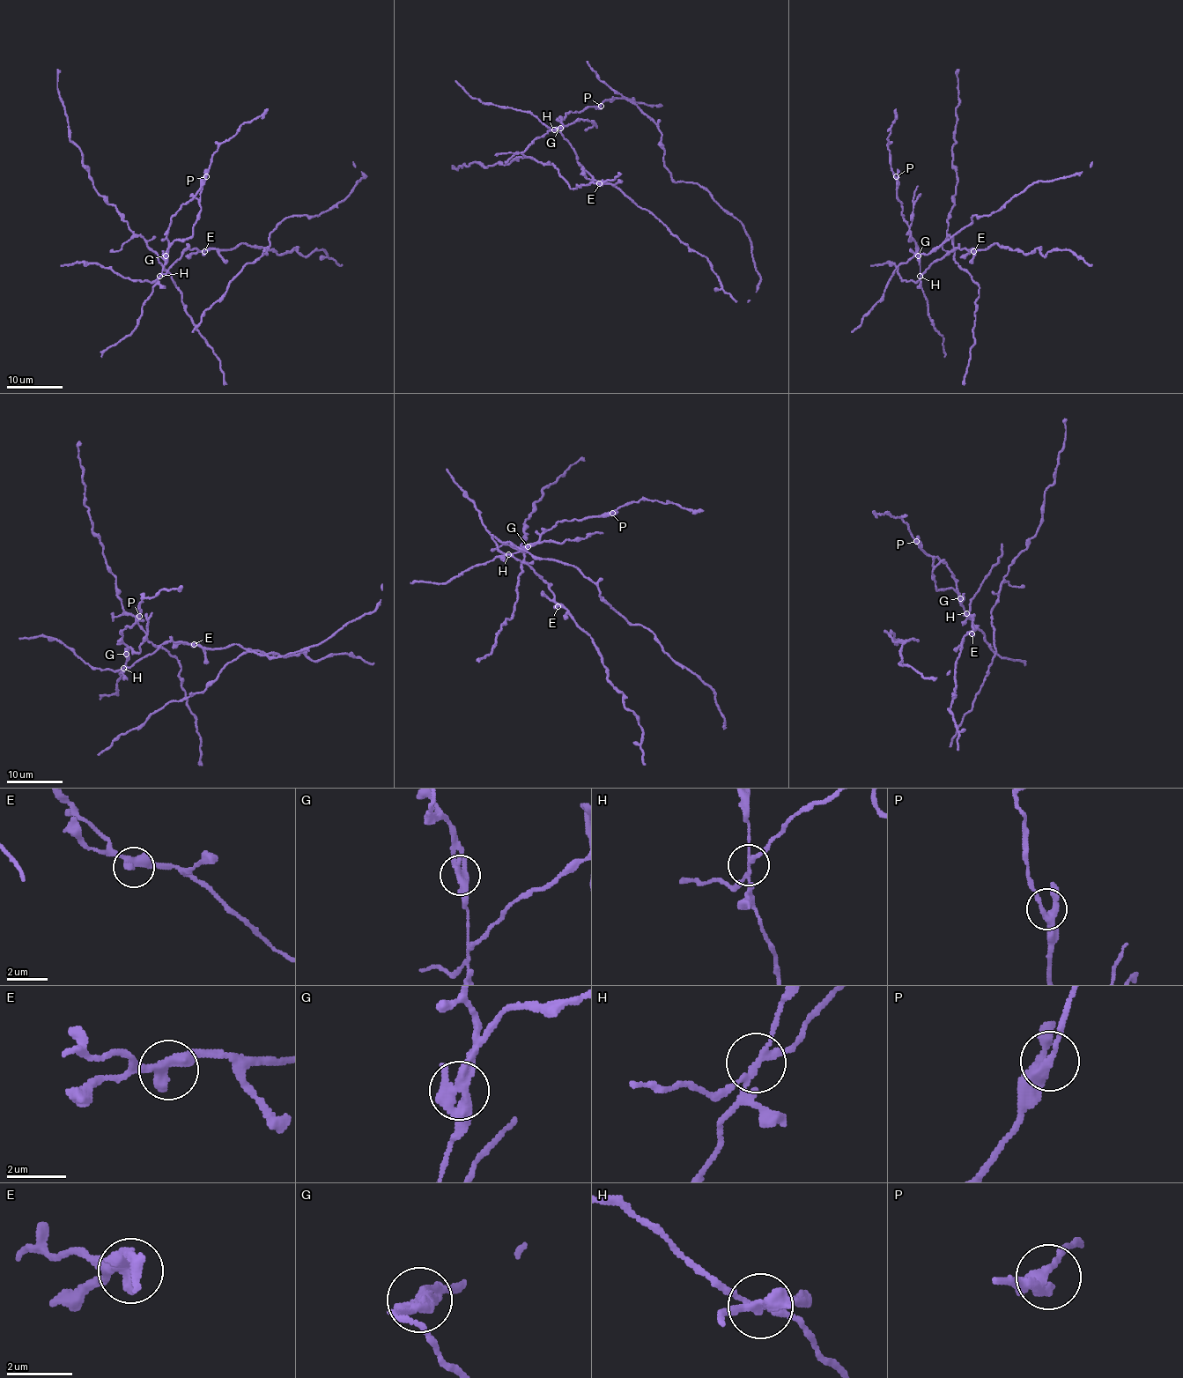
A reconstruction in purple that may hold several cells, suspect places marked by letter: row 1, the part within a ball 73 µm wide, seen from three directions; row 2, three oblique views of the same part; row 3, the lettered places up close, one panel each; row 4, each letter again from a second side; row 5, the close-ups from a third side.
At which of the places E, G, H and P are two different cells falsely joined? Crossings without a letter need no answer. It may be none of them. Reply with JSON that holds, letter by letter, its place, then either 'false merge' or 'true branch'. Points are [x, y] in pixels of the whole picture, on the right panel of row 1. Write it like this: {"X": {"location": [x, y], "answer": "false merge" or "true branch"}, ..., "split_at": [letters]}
{"E": {"location": [973, 251], "answer": "true branch"}, "G": {"location": [918, 255], "answer": "false merge"}, "H": {"location": [920, 276], "answer": "false merge"}, "P": {"location": [896, 176], "answer": "true branch"}, "split_at": ["G", "H"]}

